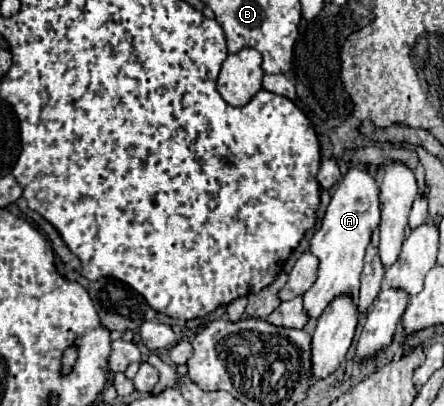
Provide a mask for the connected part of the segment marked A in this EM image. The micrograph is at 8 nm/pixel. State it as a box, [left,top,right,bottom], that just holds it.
[303,168,379,318]

